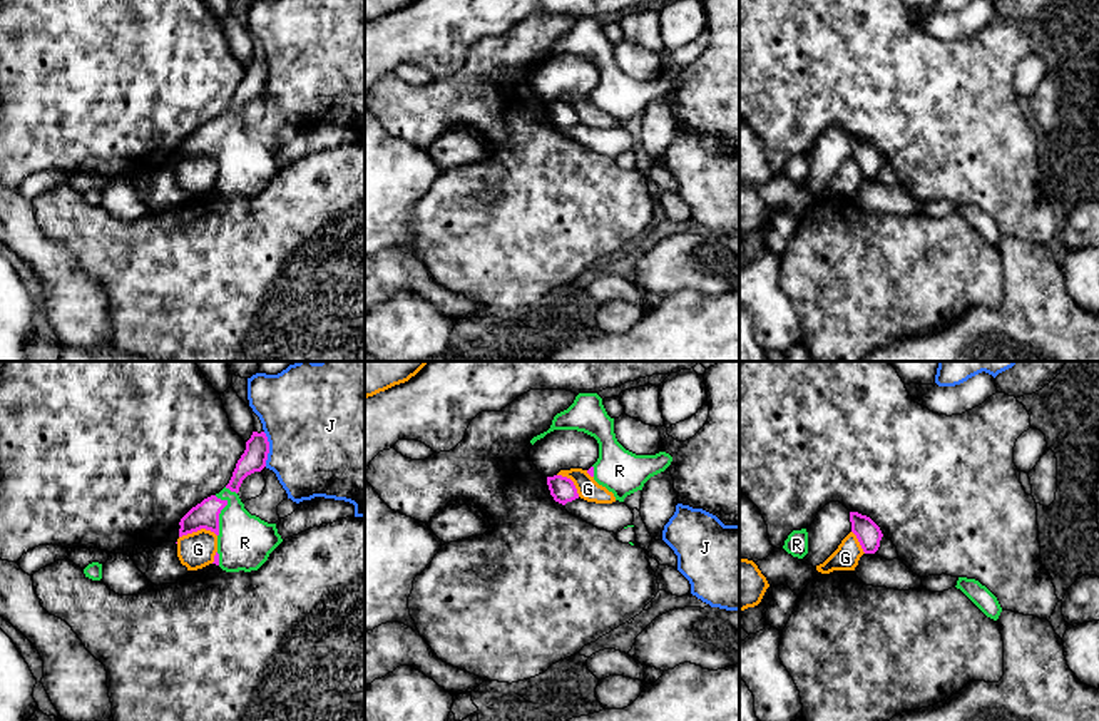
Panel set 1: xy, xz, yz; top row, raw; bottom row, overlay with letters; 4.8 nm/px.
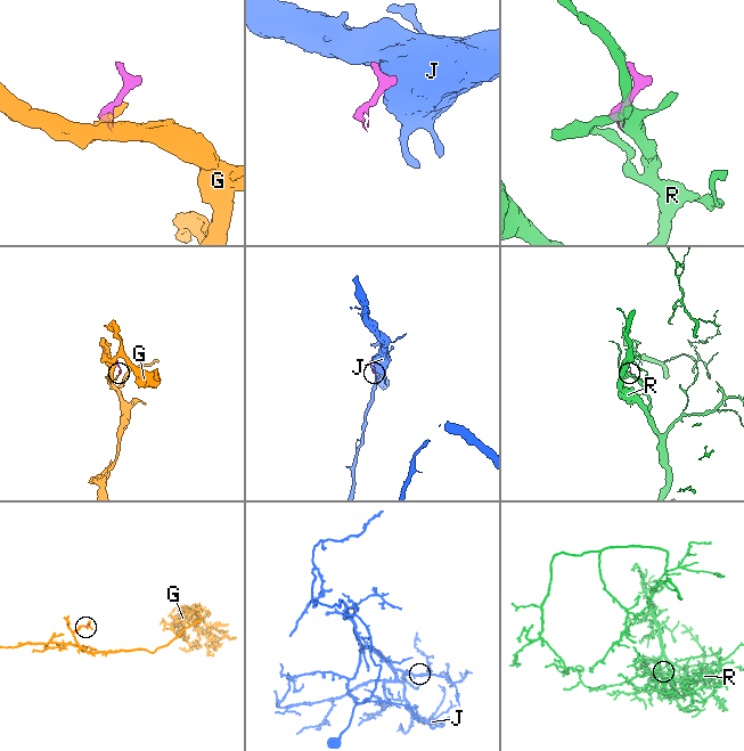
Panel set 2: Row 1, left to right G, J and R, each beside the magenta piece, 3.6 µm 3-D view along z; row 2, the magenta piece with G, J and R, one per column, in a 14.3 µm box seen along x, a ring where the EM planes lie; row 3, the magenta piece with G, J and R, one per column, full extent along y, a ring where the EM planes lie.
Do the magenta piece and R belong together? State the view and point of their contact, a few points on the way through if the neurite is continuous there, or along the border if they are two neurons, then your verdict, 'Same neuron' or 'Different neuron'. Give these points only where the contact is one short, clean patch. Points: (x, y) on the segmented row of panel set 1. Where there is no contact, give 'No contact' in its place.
Touches magenta at xy (219, 512). Path across: xy (206, 514), (219, 512), (245, 542). Same neuron

